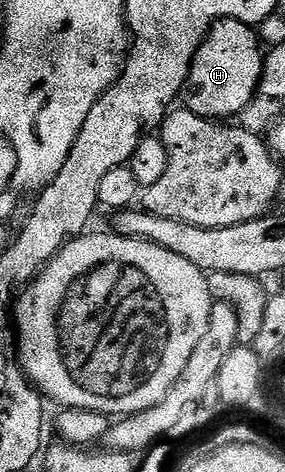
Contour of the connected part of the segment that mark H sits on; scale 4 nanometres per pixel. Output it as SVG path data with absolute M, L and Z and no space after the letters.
M221 19L212 23L211 30L203 38L199 52L191 62L186 106L206 119L234 120L260 94L259 82L263 76L264 58L265 51L254 26L236 19Z

